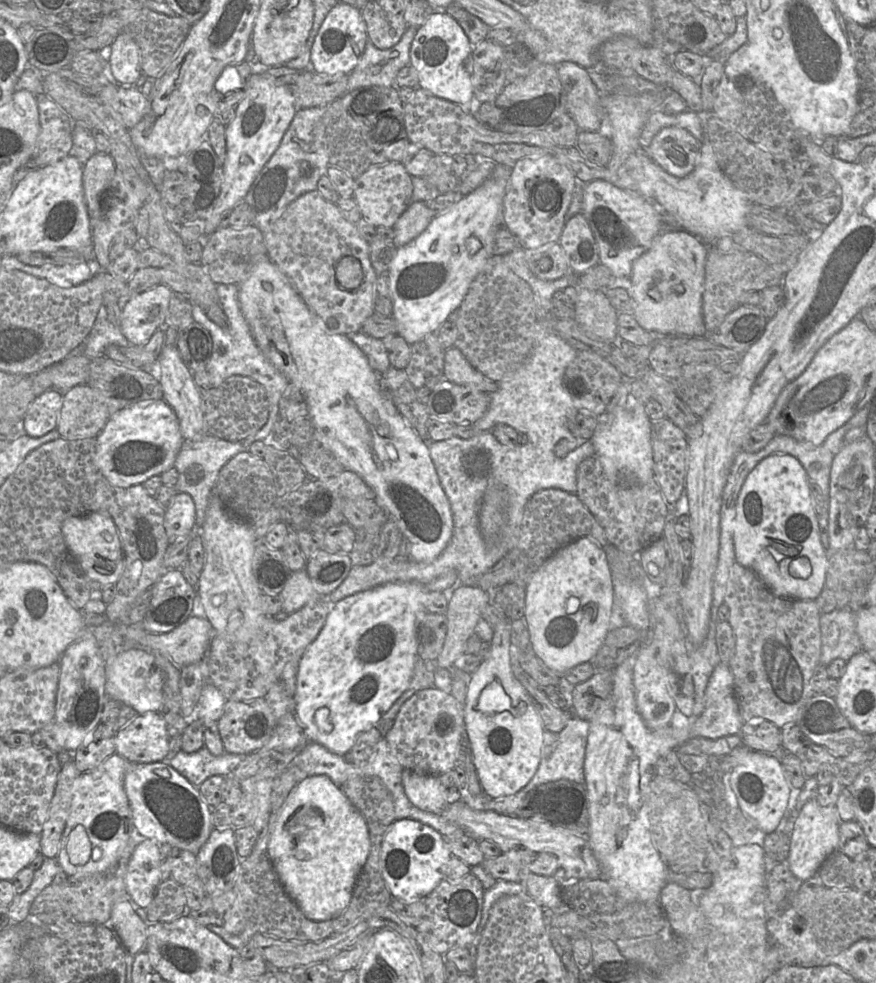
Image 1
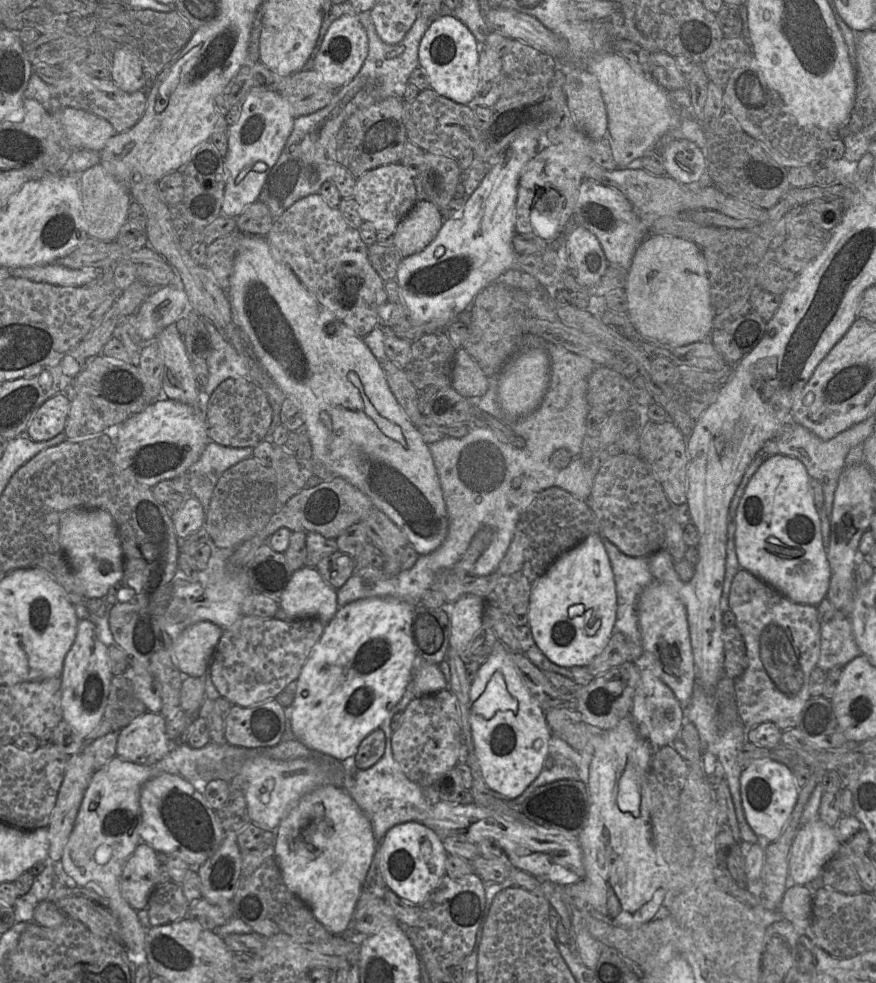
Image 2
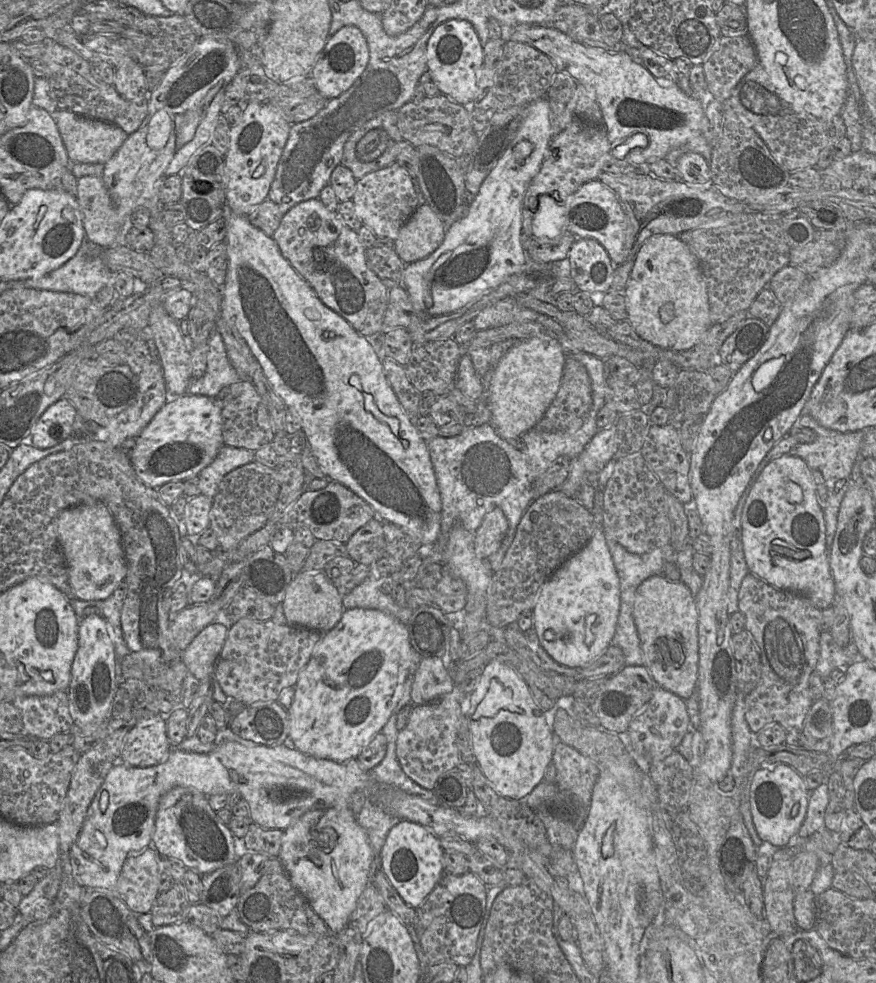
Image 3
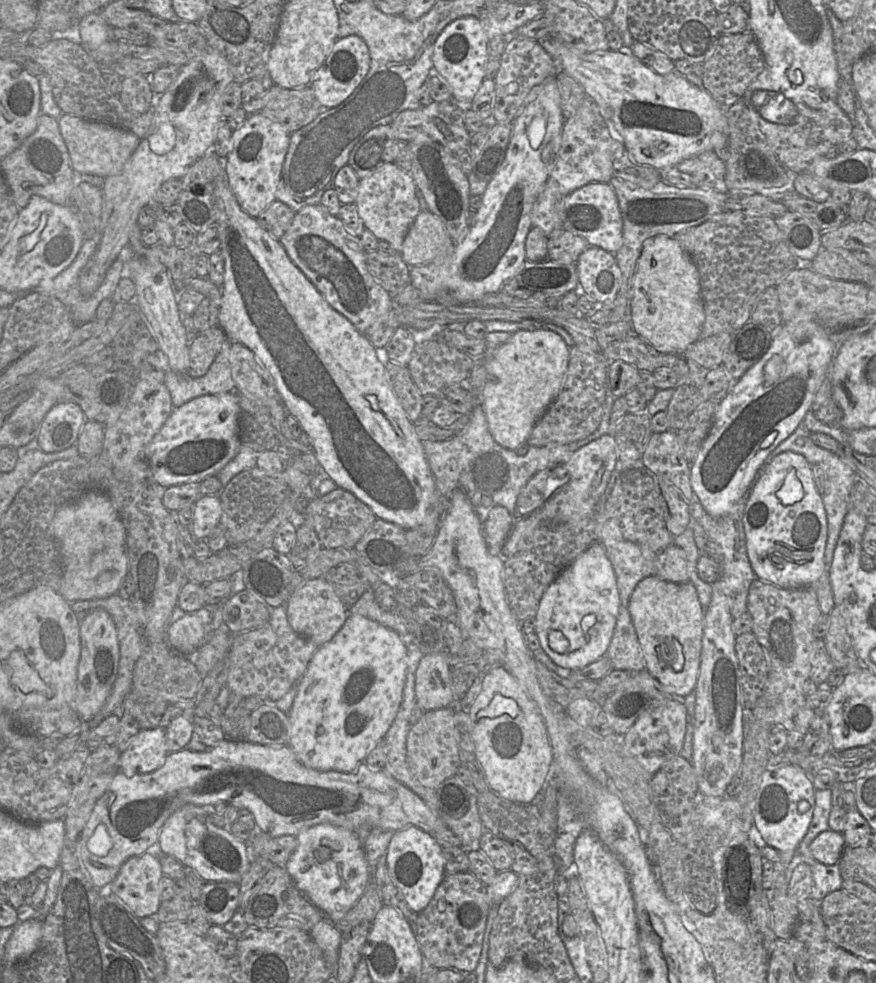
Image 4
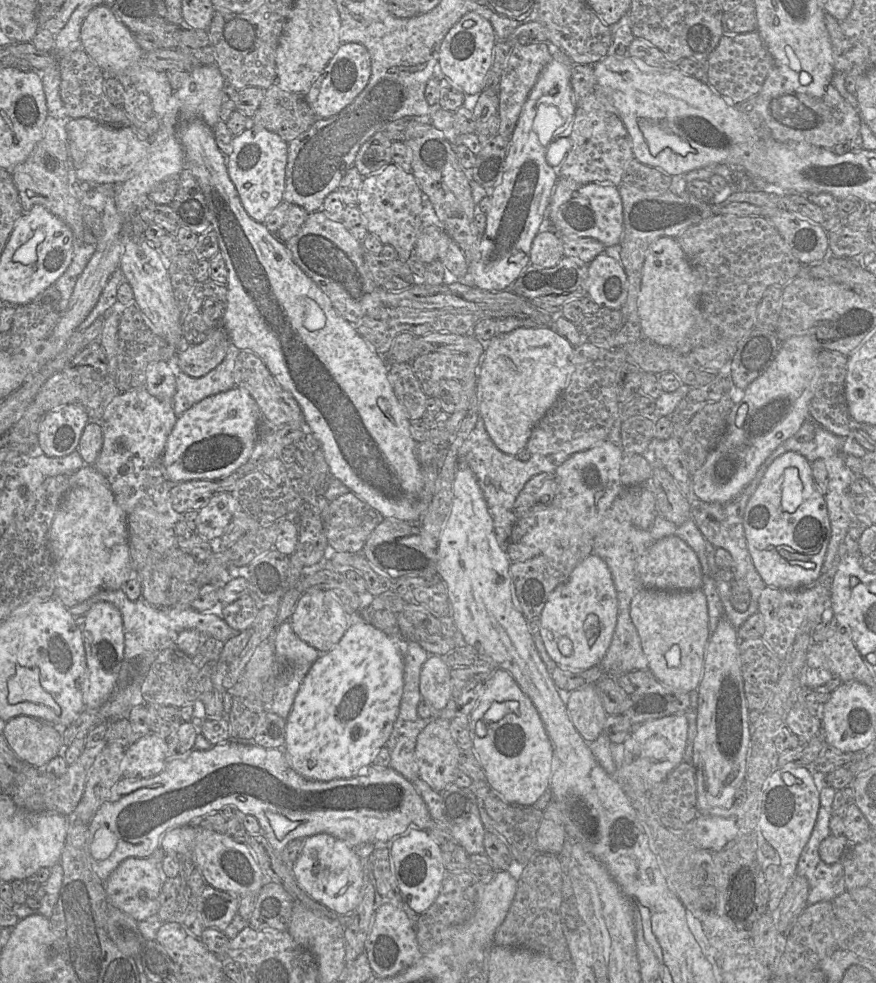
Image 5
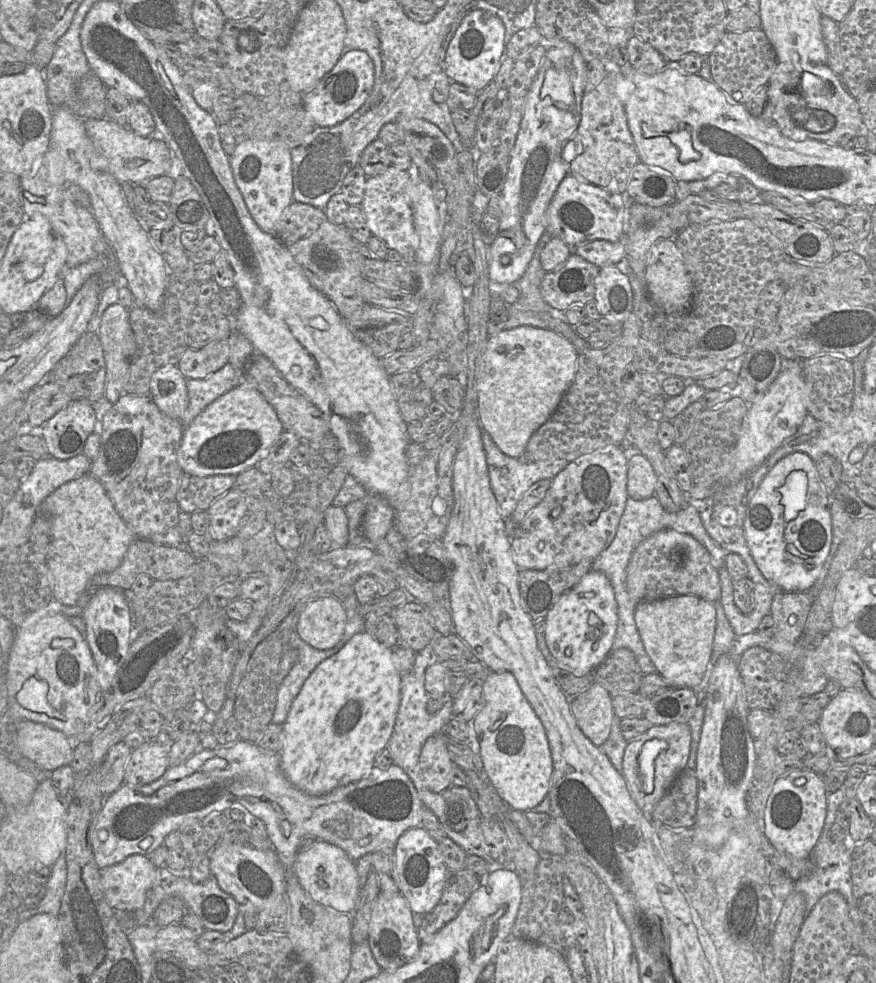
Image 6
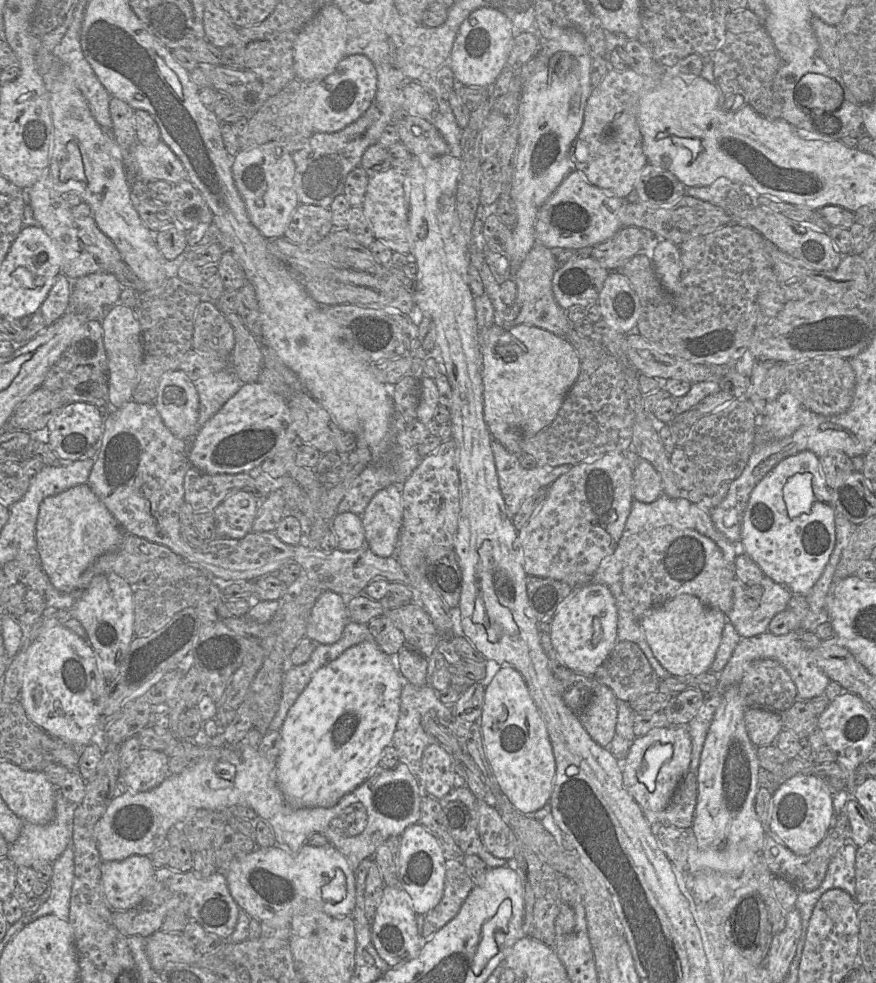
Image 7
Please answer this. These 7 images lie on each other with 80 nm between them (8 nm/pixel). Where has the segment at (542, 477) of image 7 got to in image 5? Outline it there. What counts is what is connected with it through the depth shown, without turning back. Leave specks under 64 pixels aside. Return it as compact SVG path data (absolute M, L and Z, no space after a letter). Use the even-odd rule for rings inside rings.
M478 418L474 429L462 444L459 453L459 466L467 465L474 473L492 516L500 509L513 510L515 501L525 484L540 473L554 473L569 459L569 455L558 452L550 455L533 454L528 461L521 461L500 451L489 437L484 422Z

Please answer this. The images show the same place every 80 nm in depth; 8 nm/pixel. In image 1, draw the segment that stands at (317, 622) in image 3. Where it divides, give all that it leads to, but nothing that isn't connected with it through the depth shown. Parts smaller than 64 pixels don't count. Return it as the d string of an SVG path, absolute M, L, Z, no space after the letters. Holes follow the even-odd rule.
M305 569L291 572L278 596L282 611L287 615L299 610L312 600L323 598L314 590Z

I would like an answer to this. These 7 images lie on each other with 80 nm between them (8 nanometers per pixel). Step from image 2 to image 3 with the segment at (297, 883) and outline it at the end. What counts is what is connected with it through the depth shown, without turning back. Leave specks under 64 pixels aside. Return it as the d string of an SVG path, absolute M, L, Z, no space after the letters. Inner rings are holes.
M351 807L312 809L303 814L284 830L278 859L294 888L307 900L314 912L323 919L329 931L339 934L344 930L360 895L368 886L369 871L374 859L366 832L357 823Z

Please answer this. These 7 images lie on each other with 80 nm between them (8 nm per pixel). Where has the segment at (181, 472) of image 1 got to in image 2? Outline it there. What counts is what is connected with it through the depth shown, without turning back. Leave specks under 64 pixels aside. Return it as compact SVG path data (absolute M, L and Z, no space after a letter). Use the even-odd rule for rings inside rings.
M209 441L197 462L188 469L190 494L201 502L206 513L220 477L230 467L244 459L253 457L253 448L254 447L228 447Z

